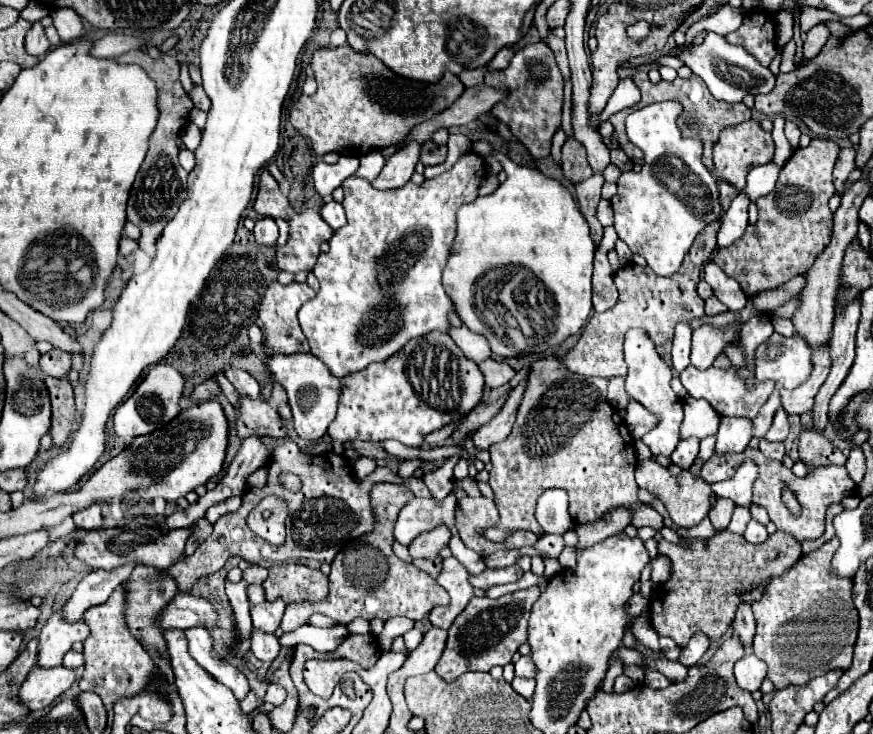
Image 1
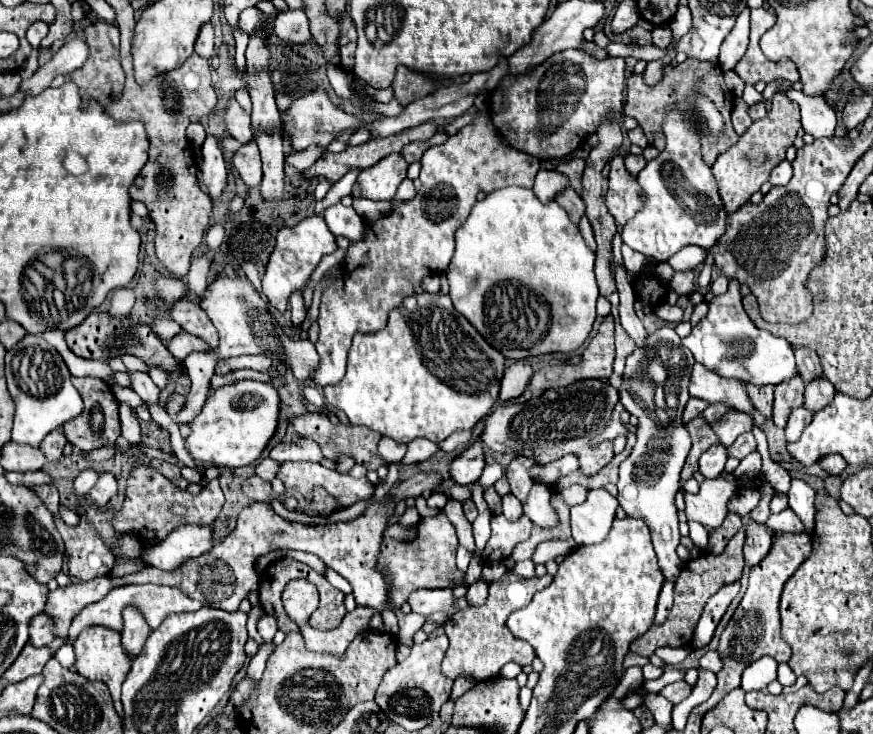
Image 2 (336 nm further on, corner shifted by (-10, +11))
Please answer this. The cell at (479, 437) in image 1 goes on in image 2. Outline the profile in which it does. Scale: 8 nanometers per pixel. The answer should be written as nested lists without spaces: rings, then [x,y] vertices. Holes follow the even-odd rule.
[[[476,441],[450,463],[450,479],[458,485],[474,485],[480,479],[484,465],[482,441]]]

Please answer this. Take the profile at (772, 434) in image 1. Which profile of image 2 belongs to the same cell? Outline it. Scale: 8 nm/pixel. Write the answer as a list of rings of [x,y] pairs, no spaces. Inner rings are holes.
[[[796,375],[794,379],[784,381],[782,385],[776,385],[774,387],[774,417],[772,417],[776,427],[784,429],[792,409],[802,407],[802,403],[804,403],[804,381],[802,381],[802,377]]]

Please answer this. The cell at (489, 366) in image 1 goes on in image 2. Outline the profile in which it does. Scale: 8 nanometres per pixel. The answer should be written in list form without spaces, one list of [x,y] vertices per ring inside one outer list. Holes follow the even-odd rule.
[[[516,361],[514,365],[506,367],[502,387],[500,387],[500,401],[506,403],[506,401],[520,397],[526,391],[532,375],[534,375],[532,367],[528,363],[522,363],[522,361]]]

